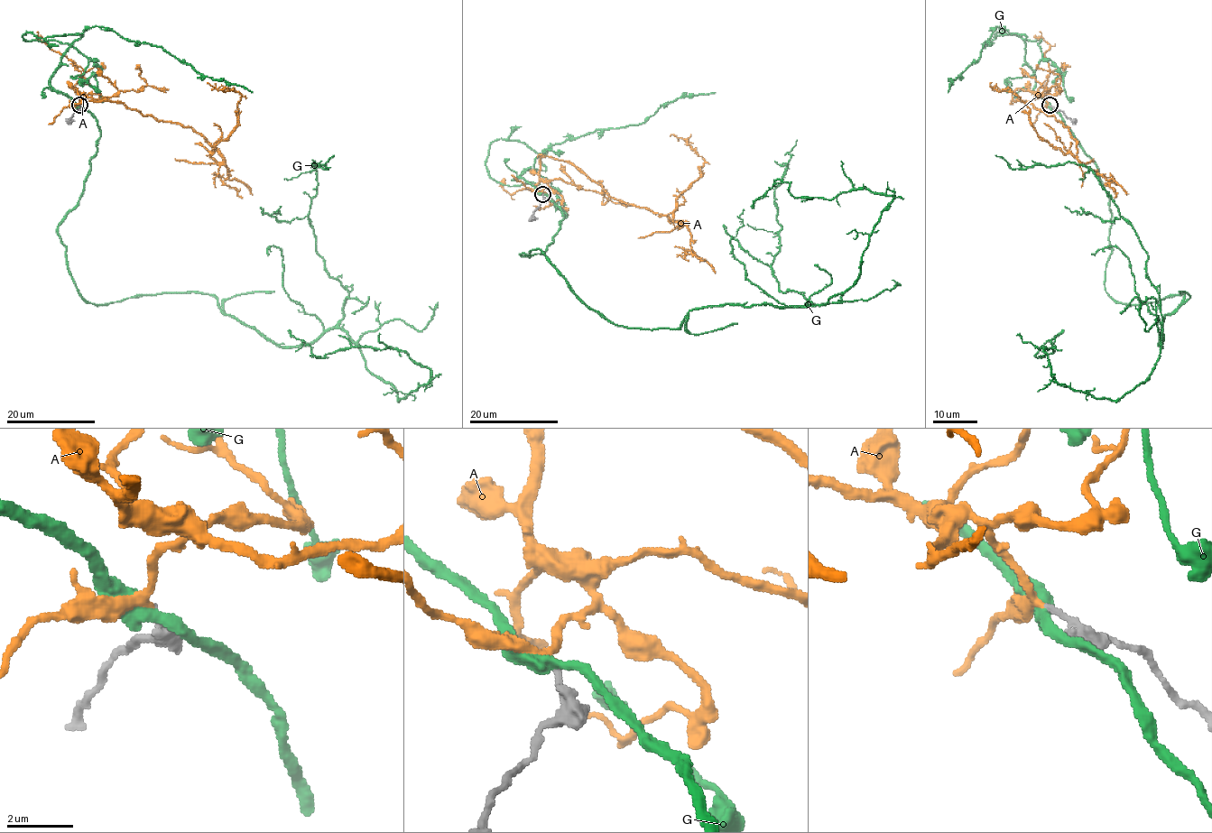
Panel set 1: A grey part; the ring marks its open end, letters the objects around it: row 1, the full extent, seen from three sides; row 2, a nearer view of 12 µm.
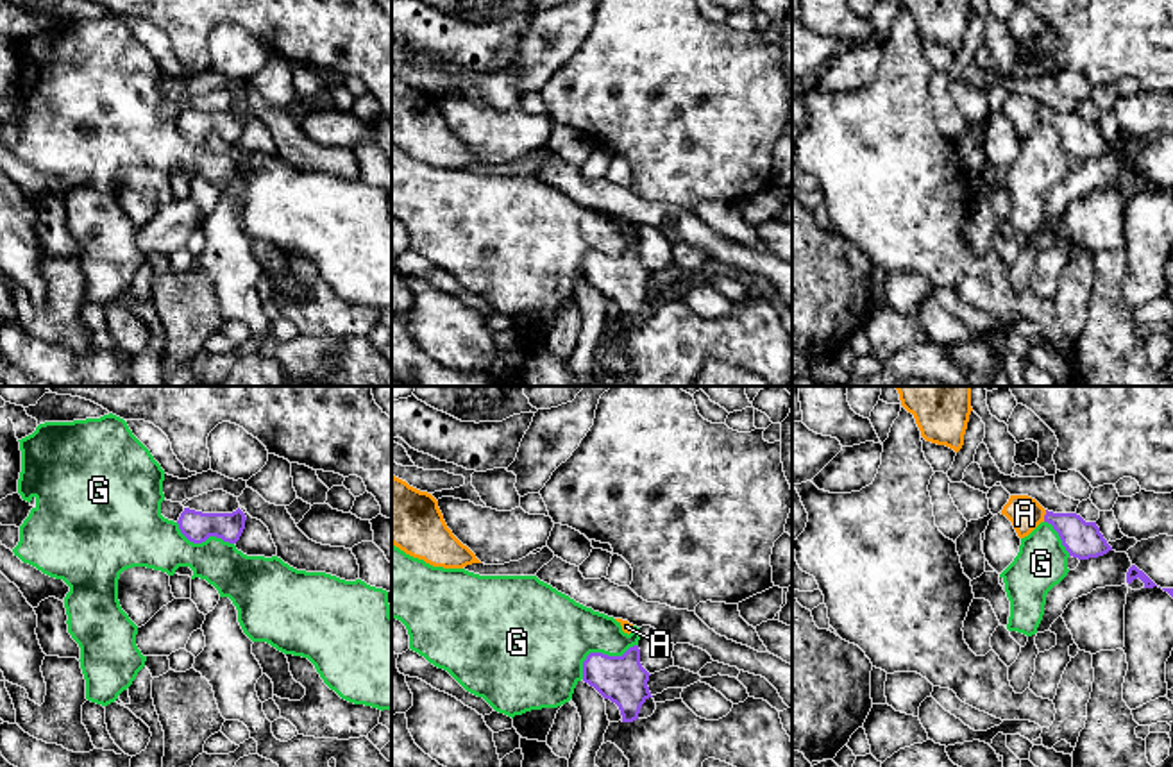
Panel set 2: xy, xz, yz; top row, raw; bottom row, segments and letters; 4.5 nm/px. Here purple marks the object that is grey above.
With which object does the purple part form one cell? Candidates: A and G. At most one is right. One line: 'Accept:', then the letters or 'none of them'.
Accept: A

